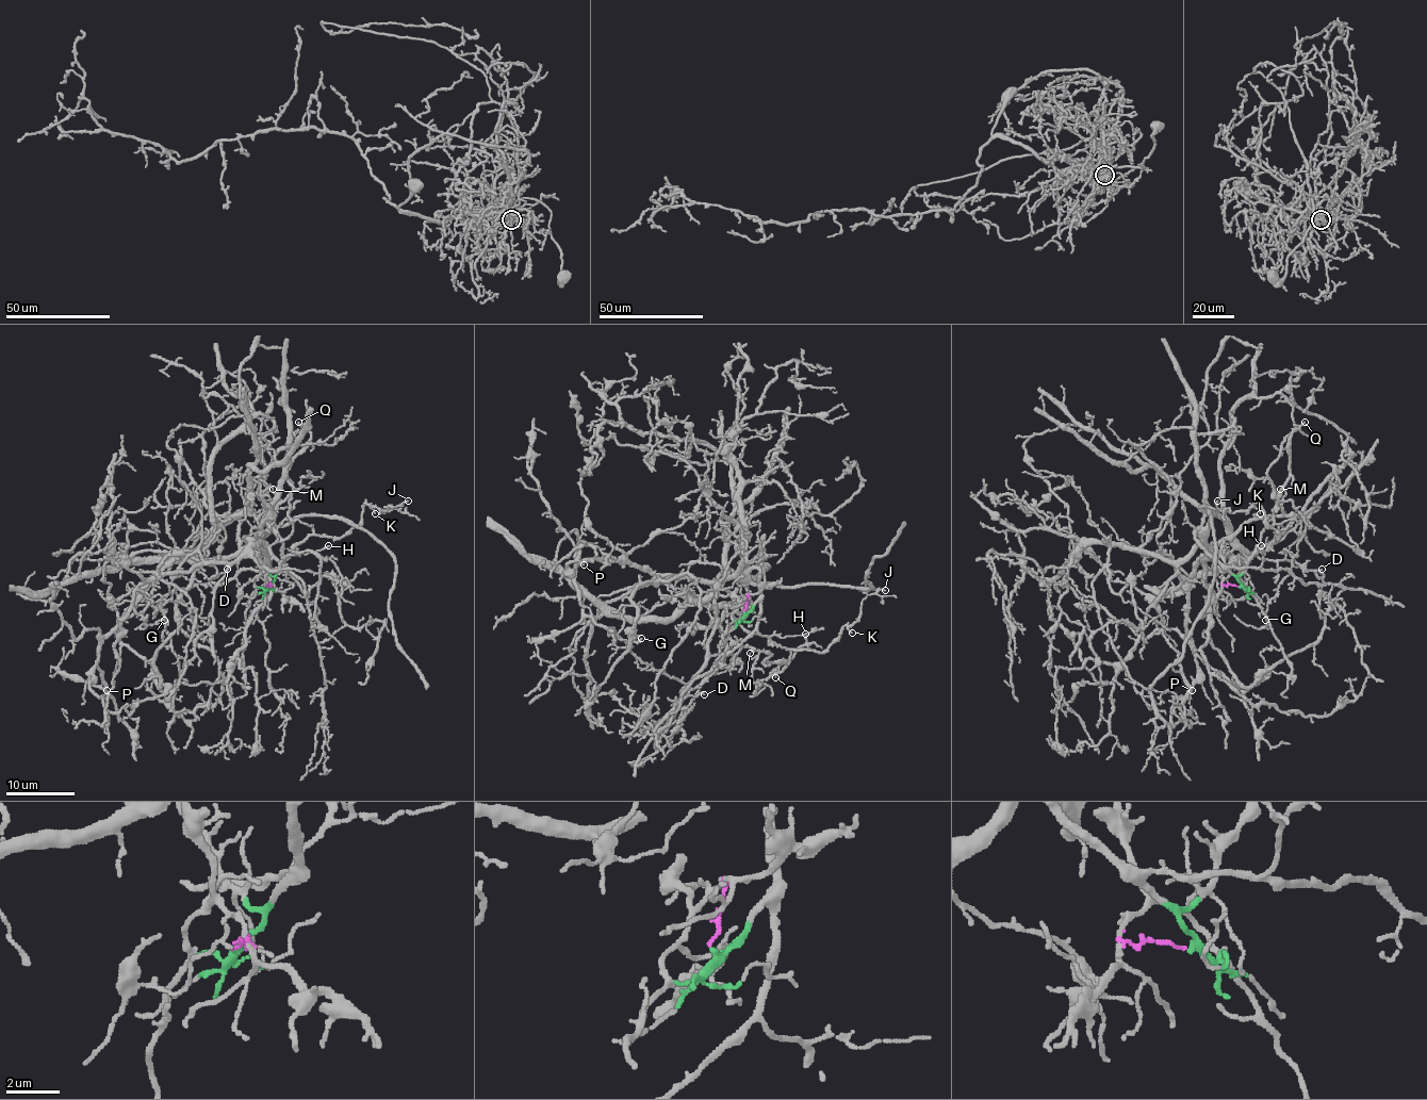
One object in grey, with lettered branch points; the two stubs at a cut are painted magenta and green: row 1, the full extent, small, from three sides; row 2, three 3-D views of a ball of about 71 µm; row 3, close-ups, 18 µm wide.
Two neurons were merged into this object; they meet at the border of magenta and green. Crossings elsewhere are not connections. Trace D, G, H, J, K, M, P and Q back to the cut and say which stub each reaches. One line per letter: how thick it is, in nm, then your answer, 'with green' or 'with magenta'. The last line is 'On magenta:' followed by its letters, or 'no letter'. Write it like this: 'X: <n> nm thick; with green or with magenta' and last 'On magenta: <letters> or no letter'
D: 80 nm thick; with green
G: 110 nm thick; with magenta
H: 110 nm thick; with green
J: 110 nm thick; with green
K: 90 nm thick; with green
M: 110 nm thick; with green
P: 110 nm thick; with magenta
Q: 90 nm thick; with green
On magenta: G, P

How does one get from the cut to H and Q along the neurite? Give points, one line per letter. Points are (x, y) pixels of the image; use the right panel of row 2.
H: (1241, 587), (1241, 583), (1228, 569), (1259, 567), (1264, 553), (1261, 546)
Q: (1241, 587), (1239, 577), (1247, 567), (1263, 532), (1273, 524), (1273, 508), (1290, 469), (1290, 434), (1304, 421)

